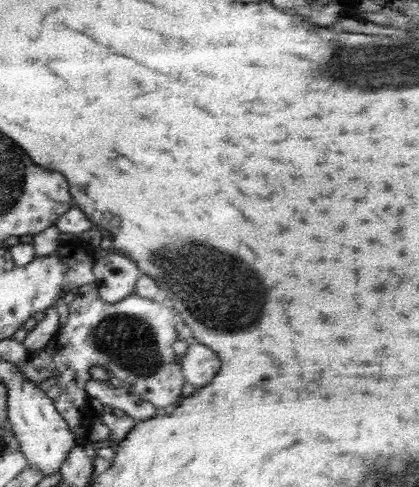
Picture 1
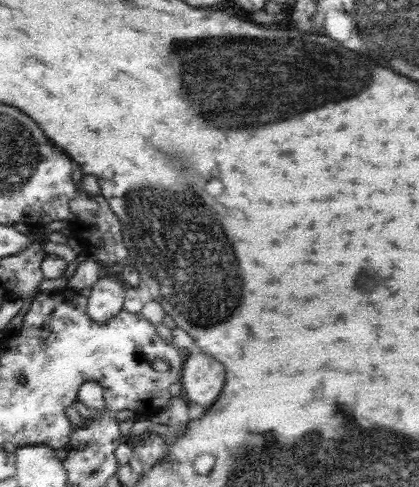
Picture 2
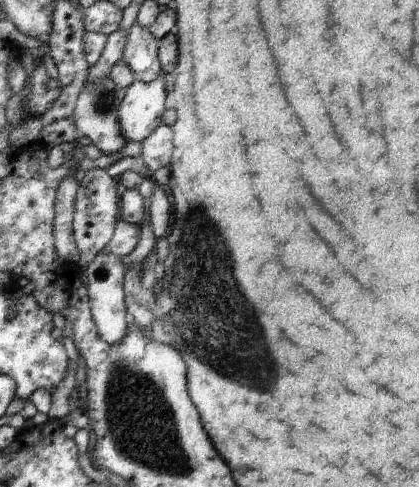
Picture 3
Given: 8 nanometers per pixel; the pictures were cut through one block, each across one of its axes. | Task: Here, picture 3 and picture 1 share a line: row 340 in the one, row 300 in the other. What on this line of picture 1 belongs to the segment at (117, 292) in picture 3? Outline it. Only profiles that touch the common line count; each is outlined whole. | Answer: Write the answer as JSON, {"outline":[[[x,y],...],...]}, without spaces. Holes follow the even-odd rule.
{"outline":[[[109,254],[97,260],[95,272],[97,272],[95,284],[99,286],[101,296],[111,304],[123,302],[129,296],[133,296],[143,274],[135,260],[121,254]]]}

